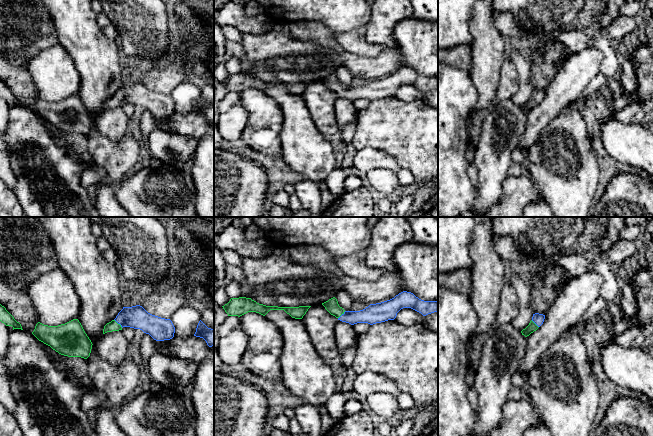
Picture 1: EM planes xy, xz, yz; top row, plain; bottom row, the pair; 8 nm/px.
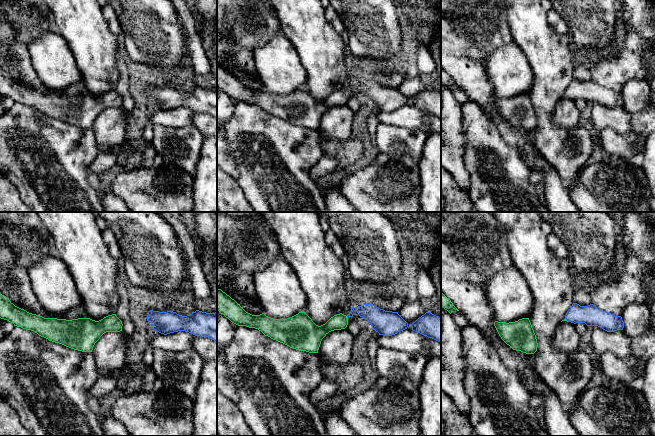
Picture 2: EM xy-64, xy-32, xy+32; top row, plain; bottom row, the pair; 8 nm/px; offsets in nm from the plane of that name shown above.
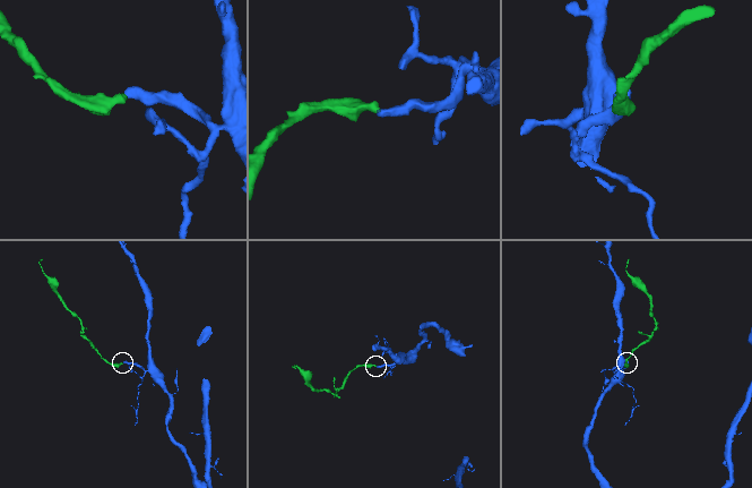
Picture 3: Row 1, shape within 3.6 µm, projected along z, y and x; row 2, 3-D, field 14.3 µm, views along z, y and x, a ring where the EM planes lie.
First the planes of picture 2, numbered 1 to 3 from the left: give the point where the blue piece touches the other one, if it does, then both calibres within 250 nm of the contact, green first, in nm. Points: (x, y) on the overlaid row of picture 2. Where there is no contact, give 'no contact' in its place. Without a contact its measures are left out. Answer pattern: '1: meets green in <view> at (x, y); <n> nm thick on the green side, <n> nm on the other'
1: no contact
2: no contact
3: meets green in xy+32 at (566, 320); 20 nm thick on the green side, 160 nm on the other

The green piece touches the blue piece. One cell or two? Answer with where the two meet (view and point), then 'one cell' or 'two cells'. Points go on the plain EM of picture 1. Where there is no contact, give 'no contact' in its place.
xy (117, 99) | one cell

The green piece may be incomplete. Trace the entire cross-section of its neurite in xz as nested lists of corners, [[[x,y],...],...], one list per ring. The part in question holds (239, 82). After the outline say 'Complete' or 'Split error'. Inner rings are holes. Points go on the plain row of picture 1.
[[[239,73],[231,74],[230,77],[222,82],[228,92],[242,92],[248,88],[256,88],[265,92],[270,86],[284,86],[292,94],[302,95],[311,82],[299,83],[278,83],[259,80],[251,74]]]. Complete

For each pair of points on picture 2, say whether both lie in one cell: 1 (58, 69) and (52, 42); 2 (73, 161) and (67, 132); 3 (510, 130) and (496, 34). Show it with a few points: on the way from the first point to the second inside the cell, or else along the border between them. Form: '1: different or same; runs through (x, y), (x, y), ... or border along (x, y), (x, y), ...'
1: same; runs through (54, 62), (52, 60), (52, 49)
2: same; runs through (67, 154), (67, 139)
3: same; runs through (488, 106), (477, 87), (477, 58)

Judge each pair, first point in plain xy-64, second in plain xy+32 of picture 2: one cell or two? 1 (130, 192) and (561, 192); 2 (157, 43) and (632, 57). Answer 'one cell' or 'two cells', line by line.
1: two cells
2: two cells

